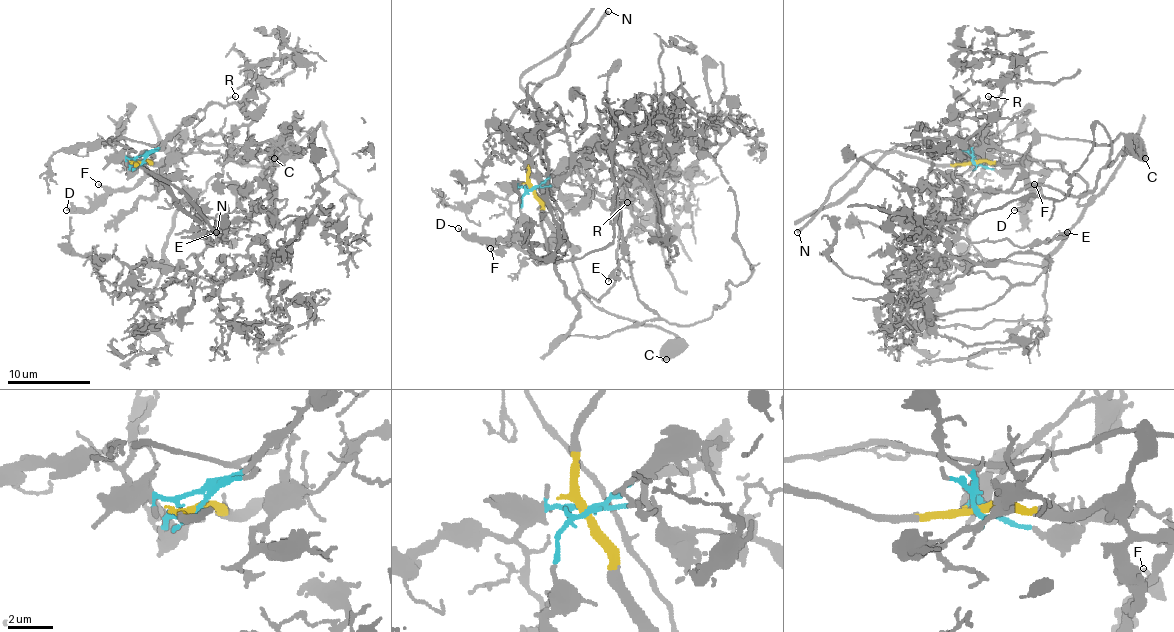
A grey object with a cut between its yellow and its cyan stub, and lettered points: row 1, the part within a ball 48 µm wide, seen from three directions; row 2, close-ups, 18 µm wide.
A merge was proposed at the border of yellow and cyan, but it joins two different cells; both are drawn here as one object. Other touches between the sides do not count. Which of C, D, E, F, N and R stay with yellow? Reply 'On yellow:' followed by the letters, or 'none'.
On yellow: C, D, F, N

